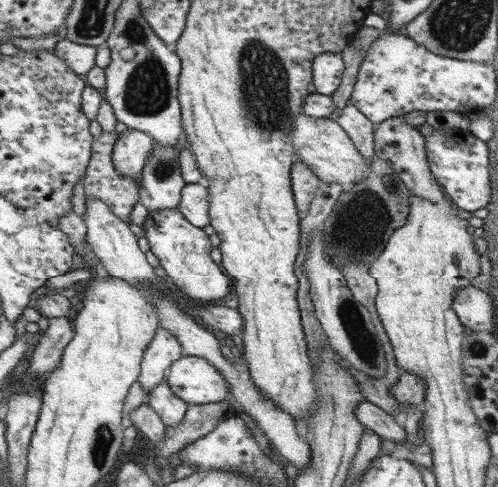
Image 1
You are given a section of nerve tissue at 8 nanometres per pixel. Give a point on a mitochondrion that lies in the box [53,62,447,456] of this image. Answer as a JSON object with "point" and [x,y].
{"point":[365,345]}

